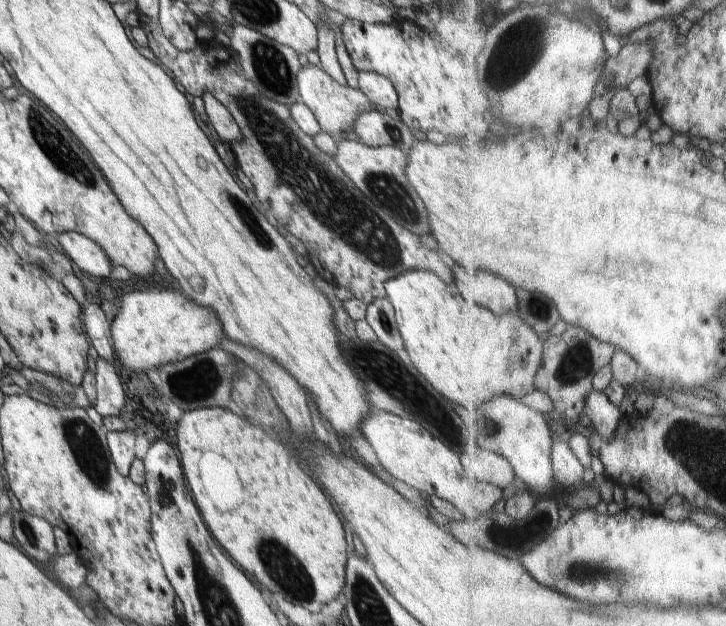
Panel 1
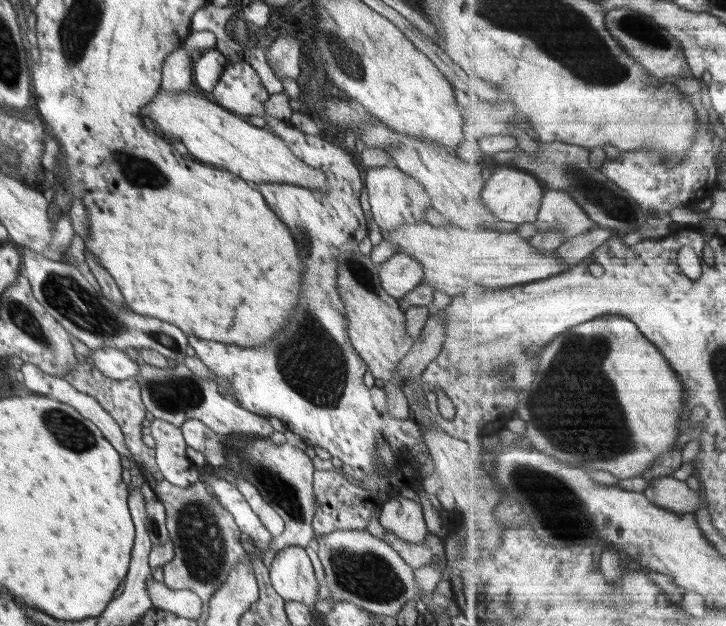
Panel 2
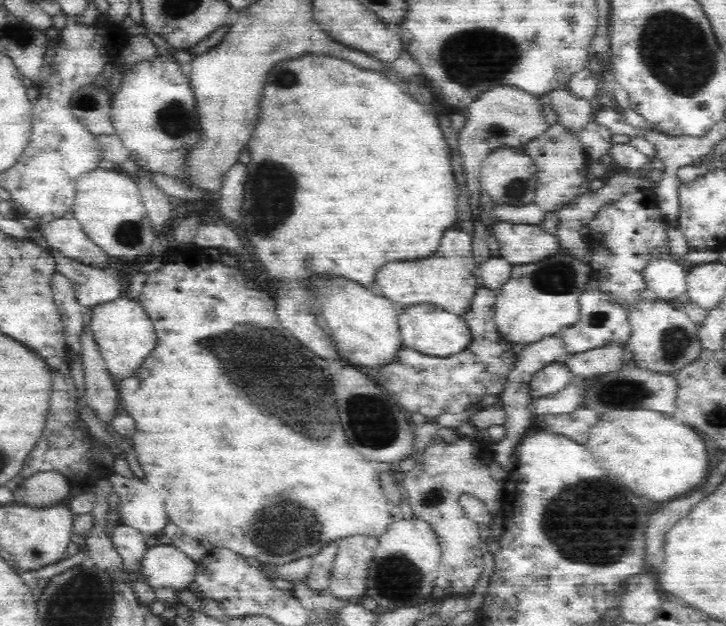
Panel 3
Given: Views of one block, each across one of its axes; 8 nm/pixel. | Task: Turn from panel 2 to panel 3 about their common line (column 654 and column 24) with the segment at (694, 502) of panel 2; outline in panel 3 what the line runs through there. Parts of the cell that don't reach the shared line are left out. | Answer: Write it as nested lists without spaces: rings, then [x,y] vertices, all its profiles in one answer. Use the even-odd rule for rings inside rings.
[[[39,471],[24,479],[12,493],[12,500],[34,506],[50,506],[71,495],[71,478],[62,471]]]

